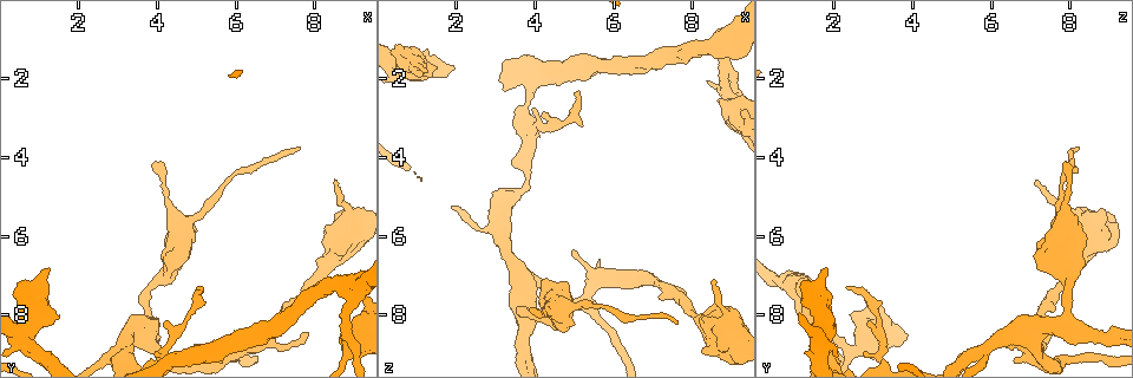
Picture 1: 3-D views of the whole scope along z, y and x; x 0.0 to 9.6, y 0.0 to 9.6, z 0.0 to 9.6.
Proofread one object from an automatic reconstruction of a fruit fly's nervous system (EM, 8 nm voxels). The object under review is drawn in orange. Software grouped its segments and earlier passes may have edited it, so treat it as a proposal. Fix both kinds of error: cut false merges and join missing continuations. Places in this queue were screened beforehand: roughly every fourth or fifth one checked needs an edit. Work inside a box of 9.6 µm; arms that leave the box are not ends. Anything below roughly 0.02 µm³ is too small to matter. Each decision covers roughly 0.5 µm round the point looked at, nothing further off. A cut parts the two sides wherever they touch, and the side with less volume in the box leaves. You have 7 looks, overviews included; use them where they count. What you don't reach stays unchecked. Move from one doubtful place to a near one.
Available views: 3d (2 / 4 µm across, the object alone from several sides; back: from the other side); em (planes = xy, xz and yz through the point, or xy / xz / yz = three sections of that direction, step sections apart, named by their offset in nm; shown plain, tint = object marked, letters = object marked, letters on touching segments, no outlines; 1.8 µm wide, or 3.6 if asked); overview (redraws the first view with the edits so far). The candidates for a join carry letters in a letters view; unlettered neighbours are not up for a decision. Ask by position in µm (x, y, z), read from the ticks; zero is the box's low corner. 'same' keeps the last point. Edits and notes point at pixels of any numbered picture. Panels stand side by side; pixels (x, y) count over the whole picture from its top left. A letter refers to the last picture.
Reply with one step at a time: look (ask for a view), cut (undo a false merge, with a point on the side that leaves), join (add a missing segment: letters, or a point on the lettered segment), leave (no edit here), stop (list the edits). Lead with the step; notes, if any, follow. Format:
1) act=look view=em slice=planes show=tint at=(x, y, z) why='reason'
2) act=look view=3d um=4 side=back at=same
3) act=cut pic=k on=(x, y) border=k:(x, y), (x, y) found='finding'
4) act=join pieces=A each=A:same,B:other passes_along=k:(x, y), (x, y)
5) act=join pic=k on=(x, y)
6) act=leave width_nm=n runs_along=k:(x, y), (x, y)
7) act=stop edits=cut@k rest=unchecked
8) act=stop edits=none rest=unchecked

act=look view=3d um=4 at=(3.85, 8.55, 7.05) why='branch point'

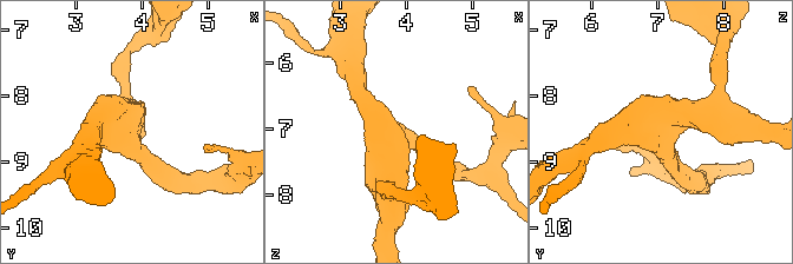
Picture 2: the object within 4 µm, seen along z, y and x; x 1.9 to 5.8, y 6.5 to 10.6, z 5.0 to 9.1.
act=look view=em slice=planes show=letters at=(3.80, 8.55, 7.00) why='need the tissue'

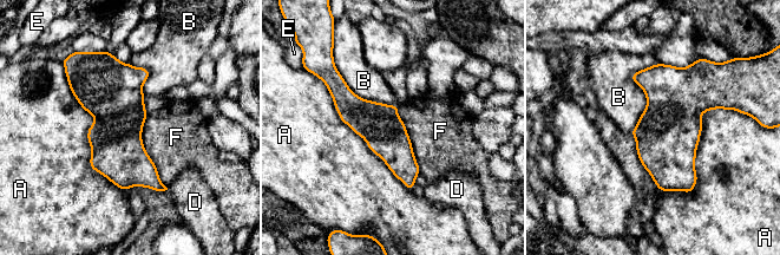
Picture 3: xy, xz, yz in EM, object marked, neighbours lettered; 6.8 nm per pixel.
act=leave longest_contact=A:750nm each=A:other,B:other,D:other,E:other,F:other border=3:(148, 115), (142, 143), (166, 188) found='one neuron here'

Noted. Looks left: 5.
act=look view=3d um=4 at=(1.55, 8.15, 1.70) why='thick end'

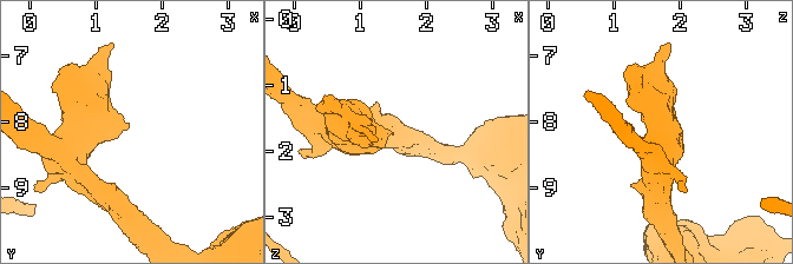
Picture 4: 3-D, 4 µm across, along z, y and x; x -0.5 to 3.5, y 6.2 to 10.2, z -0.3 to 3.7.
act=look view=em slice=xy step=8 show=tint at=(1.50, 8.10, 1.65) why='now the EM'

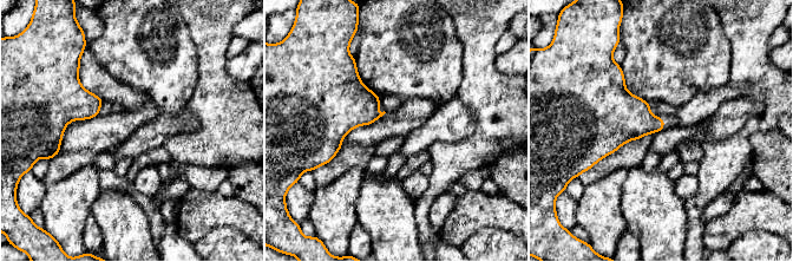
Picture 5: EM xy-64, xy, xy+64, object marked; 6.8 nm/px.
act=look view=em slice=planes show=letters at=same why='another direction'

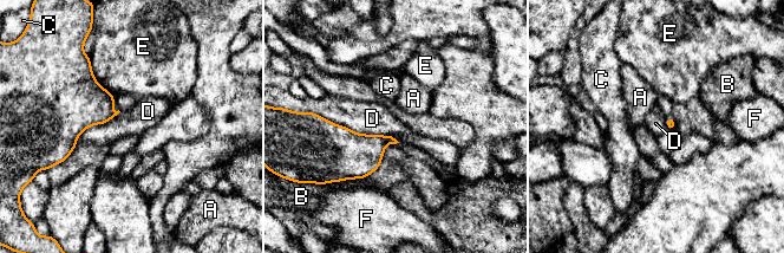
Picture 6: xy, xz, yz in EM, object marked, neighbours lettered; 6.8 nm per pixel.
act=leave each=A:other,B:other,C:other,D:other,E:other,F:other found='no lettered segment goes on from it'

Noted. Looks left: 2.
act=stop edits=none rest=unchecked

